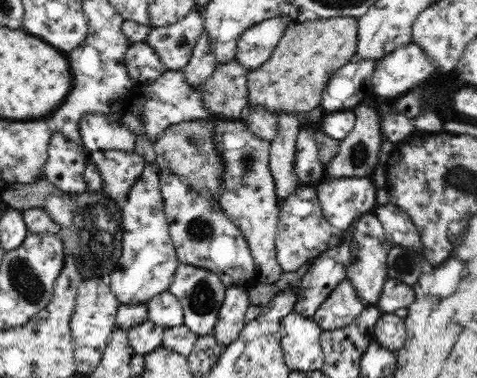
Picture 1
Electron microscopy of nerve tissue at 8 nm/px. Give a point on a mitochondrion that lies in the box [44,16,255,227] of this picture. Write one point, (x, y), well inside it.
(181, 42)

